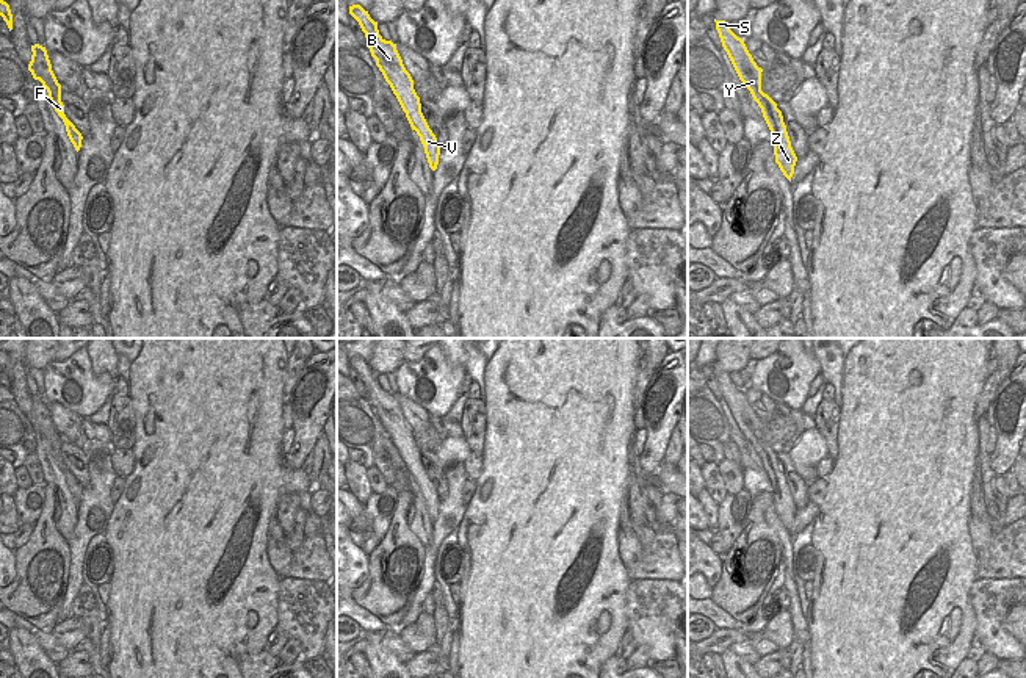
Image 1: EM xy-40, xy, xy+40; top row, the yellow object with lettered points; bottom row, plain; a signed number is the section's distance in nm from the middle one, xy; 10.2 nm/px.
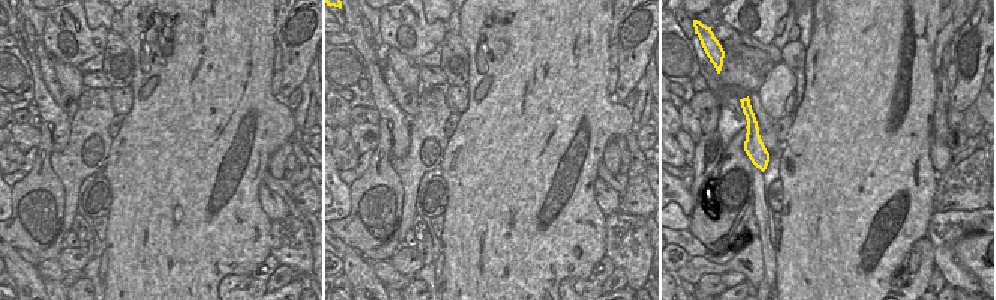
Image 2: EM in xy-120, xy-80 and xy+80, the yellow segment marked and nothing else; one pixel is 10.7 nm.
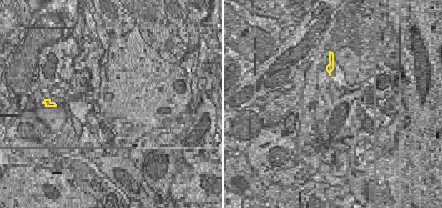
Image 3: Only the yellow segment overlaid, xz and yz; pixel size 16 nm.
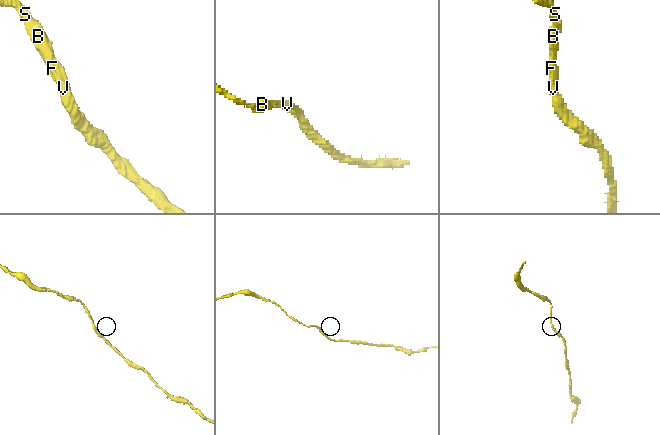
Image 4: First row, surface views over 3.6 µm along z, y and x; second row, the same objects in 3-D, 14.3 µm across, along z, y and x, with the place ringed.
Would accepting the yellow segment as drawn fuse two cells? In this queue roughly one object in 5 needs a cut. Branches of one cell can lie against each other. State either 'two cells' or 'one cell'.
one cell

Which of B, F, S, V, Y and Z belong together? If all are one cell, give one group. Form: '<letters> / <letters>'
B F S V Y Z

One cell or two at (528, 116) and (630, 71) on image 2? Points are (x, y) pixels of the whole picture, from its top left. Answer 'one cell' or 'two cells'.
two cells

